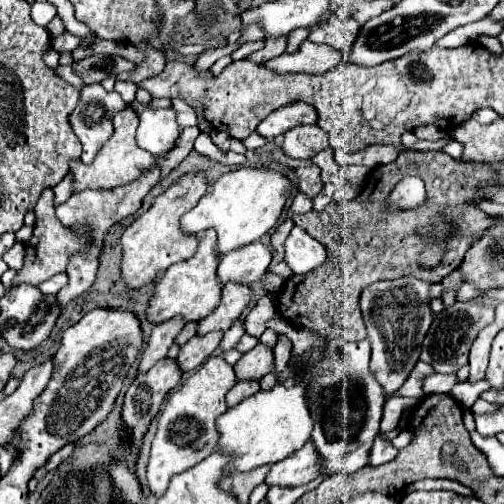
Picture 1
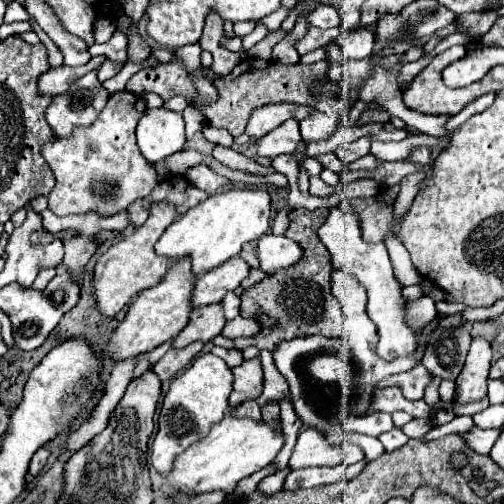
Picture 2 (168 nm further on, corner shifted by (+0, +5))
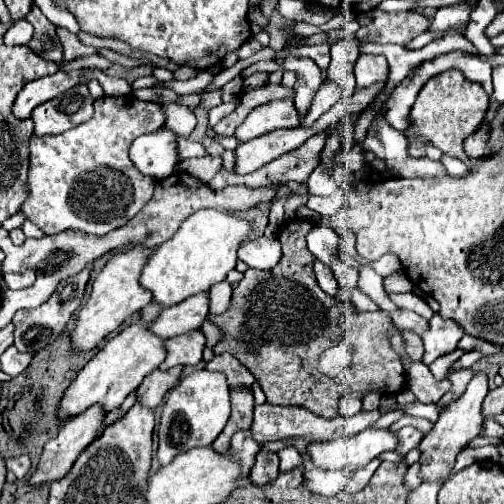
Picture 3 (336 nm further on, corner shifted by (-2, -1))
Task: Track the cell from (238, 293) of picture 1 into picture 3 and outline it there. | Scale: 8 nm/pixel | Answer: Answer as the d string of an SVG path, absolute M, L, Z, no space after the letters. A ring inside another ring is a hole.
M200 329L176 335L166 341L168 355L160 369L170 369L176 365L196 365L202 359L202 351L206 347L206 335Z

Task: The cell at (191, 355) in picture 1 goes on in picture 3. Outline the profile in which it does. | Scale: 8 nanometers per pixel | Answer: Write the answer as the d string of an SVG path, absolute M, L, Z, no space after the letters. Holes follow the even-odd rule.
M182 365L172 367L172 369L156 369L148 375L148 379L142 381L142 385L138 387L138 403L146 405L146 407L158 407L164 399L164 395L178 383L180 375L182 375Z

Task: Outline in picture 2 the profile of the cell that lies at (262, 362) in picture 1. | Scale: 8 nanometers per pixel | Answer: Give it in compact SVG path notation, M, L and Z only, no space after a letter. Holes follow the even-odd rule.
M260 359L244 361L232 369L234 373L234 391L230 395L230 409L238 407L242 401L258 399L262 393L262 365Z

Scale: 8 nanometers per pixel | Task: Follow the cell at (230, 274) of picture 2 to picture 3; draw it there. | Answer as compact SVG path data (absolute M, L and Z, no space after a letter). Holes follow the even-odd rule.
M204 291L200 295L184 299L184 303L162 309L162 313L152 325L152 331L164 339L170 339L172 335L180 335L184 331L200 327L206 321L208 313L210 313L210 295L208 291Z

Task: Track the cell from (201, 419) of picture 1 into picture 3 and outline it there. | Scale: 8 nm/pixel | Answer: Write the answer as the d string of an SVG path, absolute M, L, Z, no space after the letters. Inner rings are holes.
M196 369L168 393L160 429L158 429L158 461L160 465L168 465L178 453L188 451L196 445L210 445L222 433L226 421L230 417L230 387L226 383L224 373Z

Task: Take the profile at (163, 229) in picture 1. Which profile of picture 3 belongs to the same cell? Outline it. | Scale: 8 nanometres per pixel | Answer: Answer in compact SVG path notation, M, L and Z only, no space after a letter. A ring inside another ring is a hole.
M134 245L126 251L116 253L104 269L98 273L88 303L80 309L76 327L72 331L72 341L76 351L94 349L102 339L106 339L112 331L116 331L132 313L144 309L152 301L152 291L144 289L140 283L140 275L144 263L148 261L148 249L142 245Z

